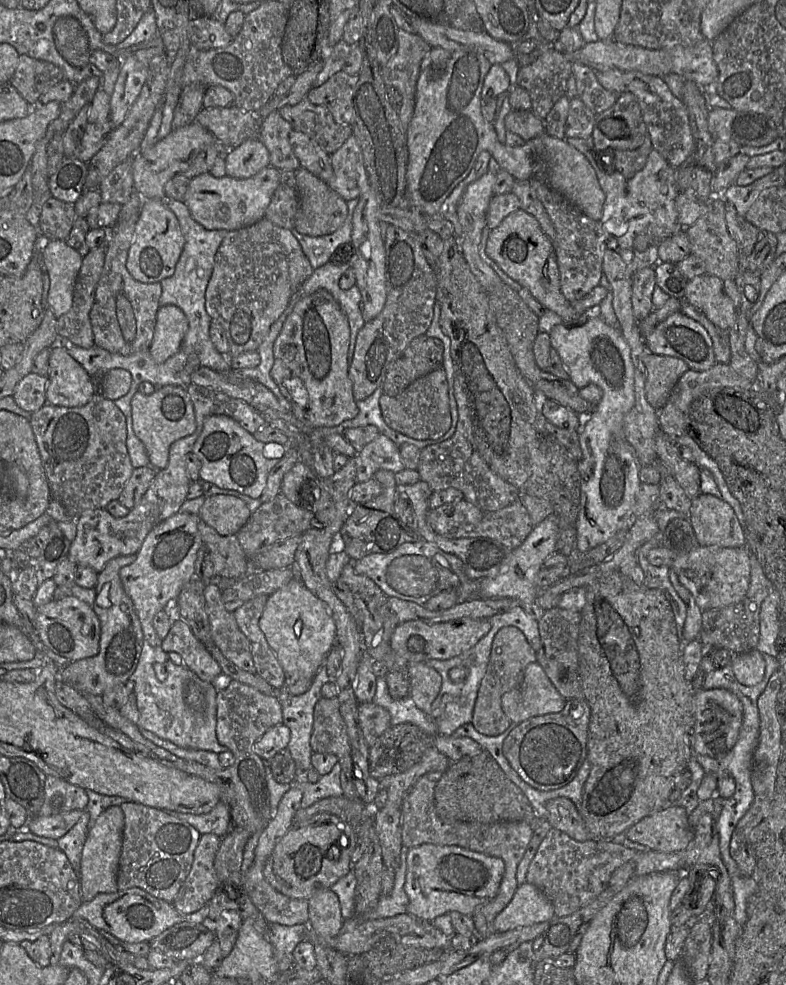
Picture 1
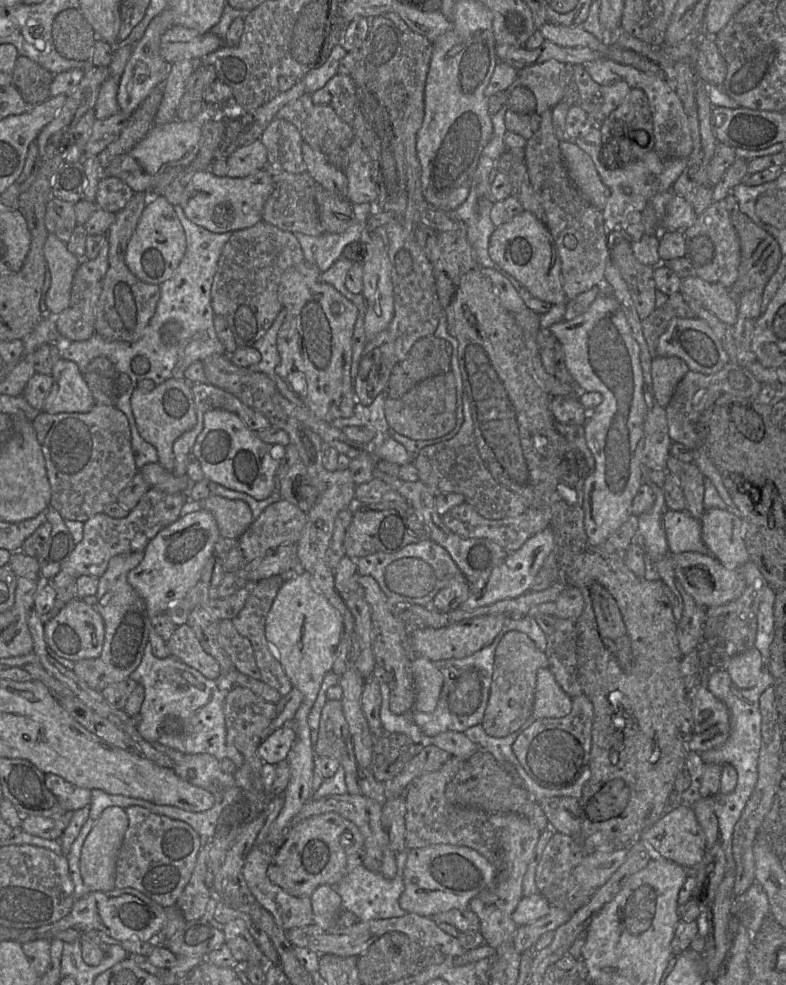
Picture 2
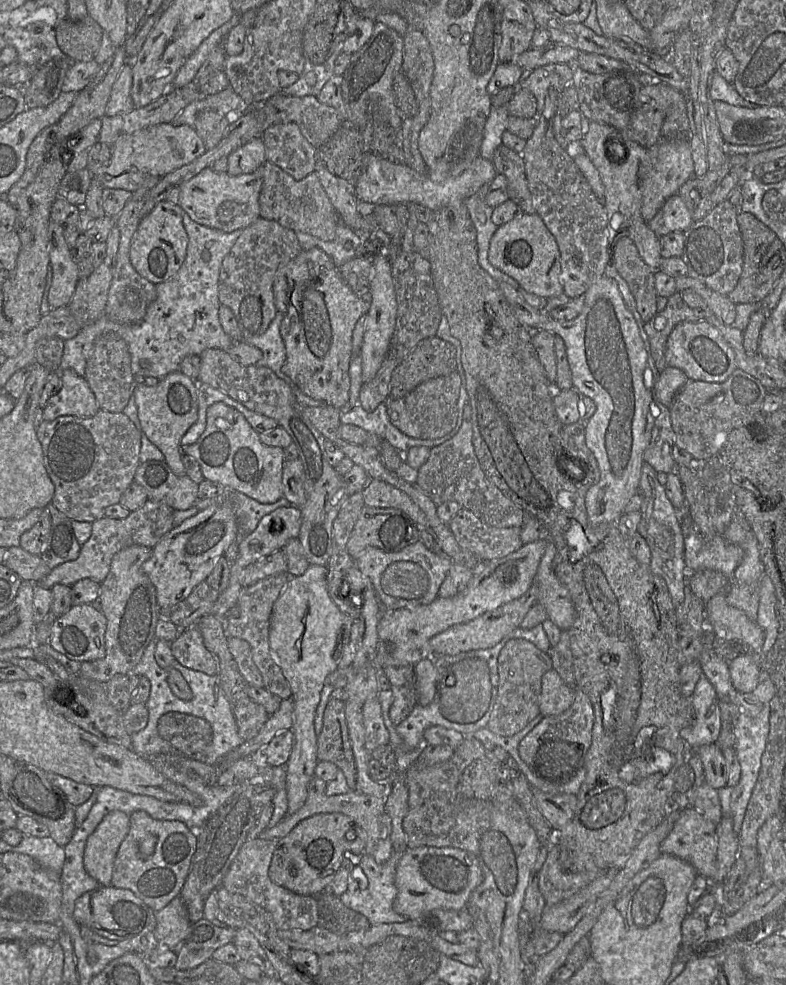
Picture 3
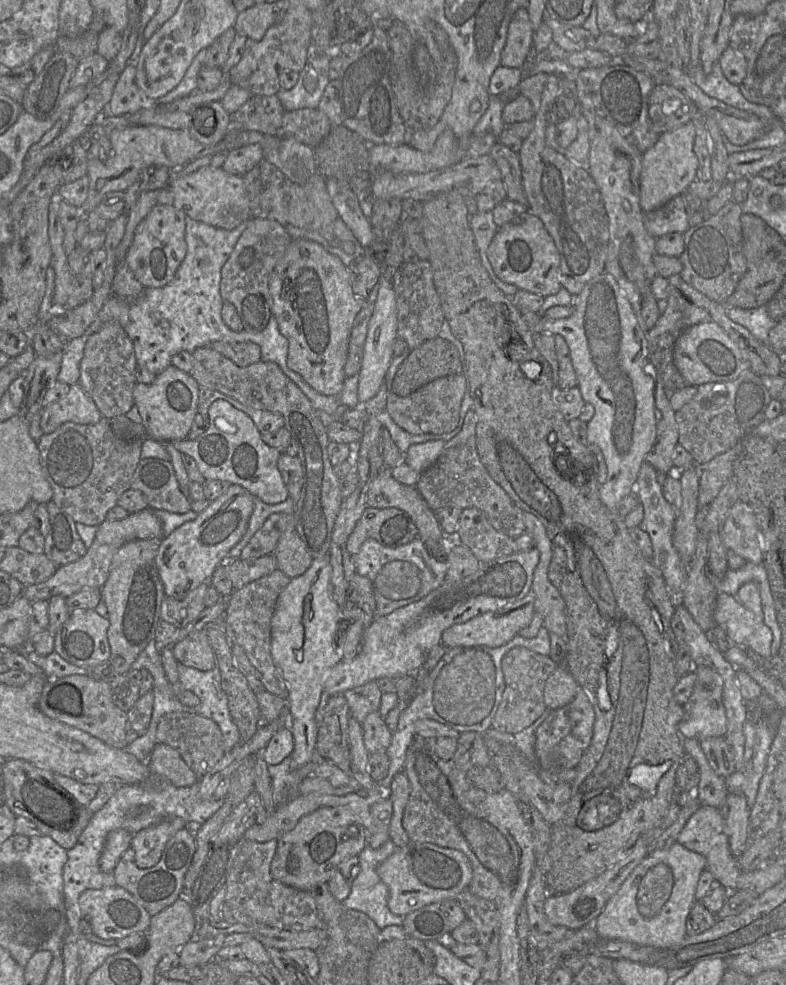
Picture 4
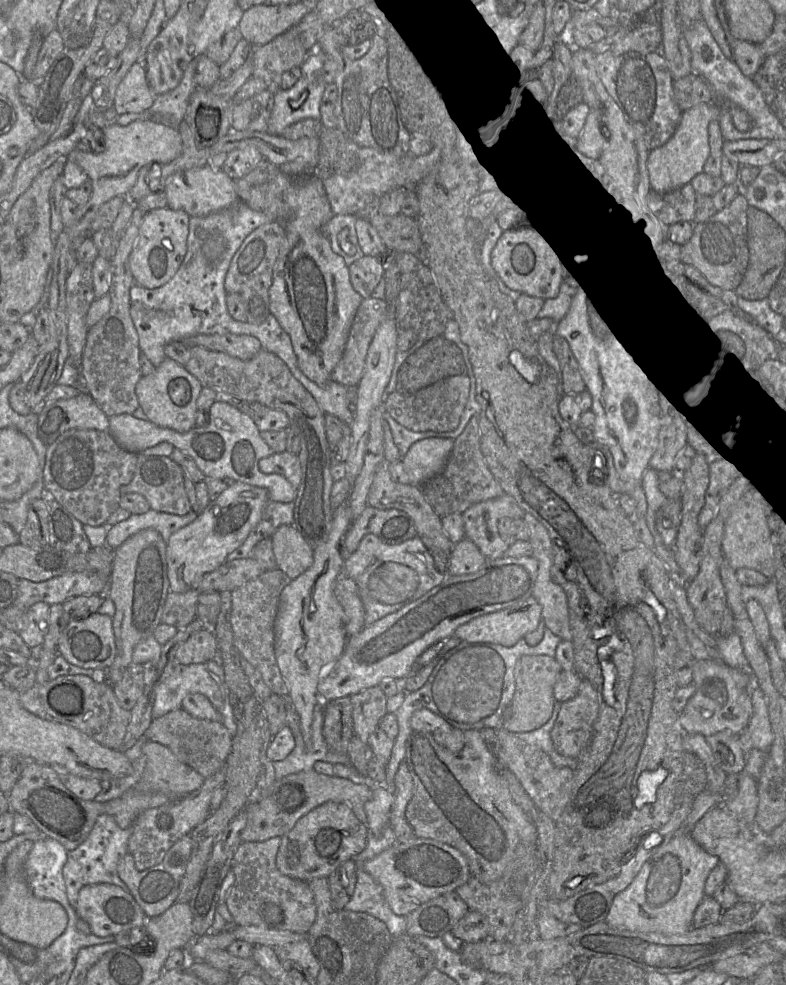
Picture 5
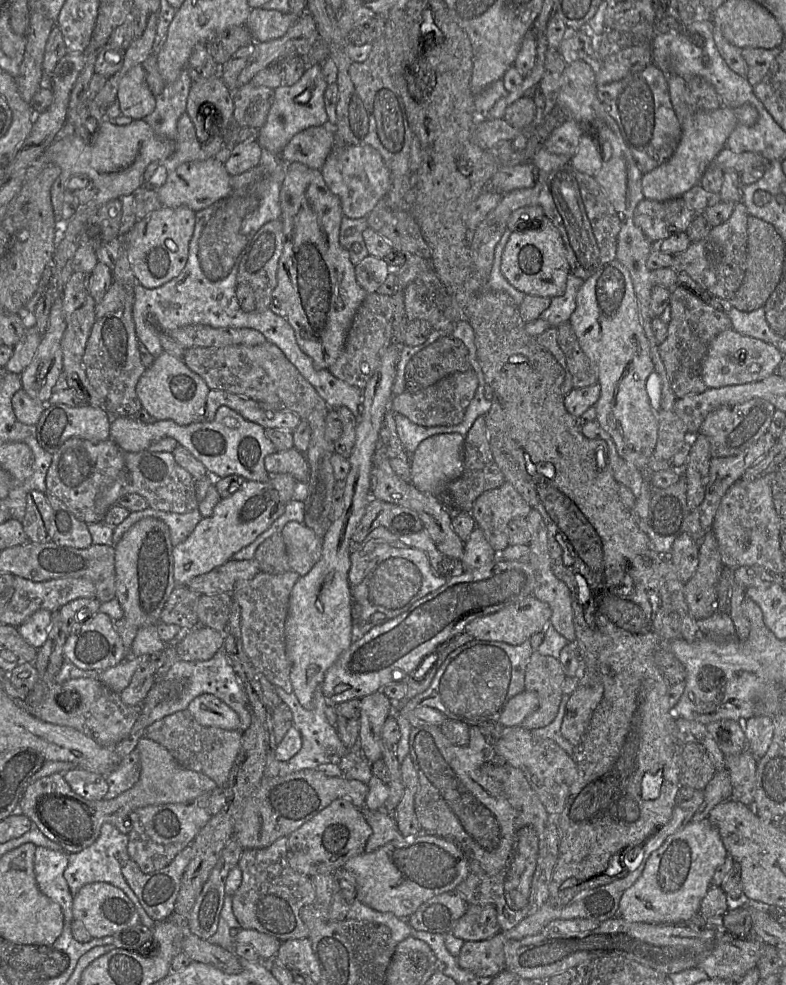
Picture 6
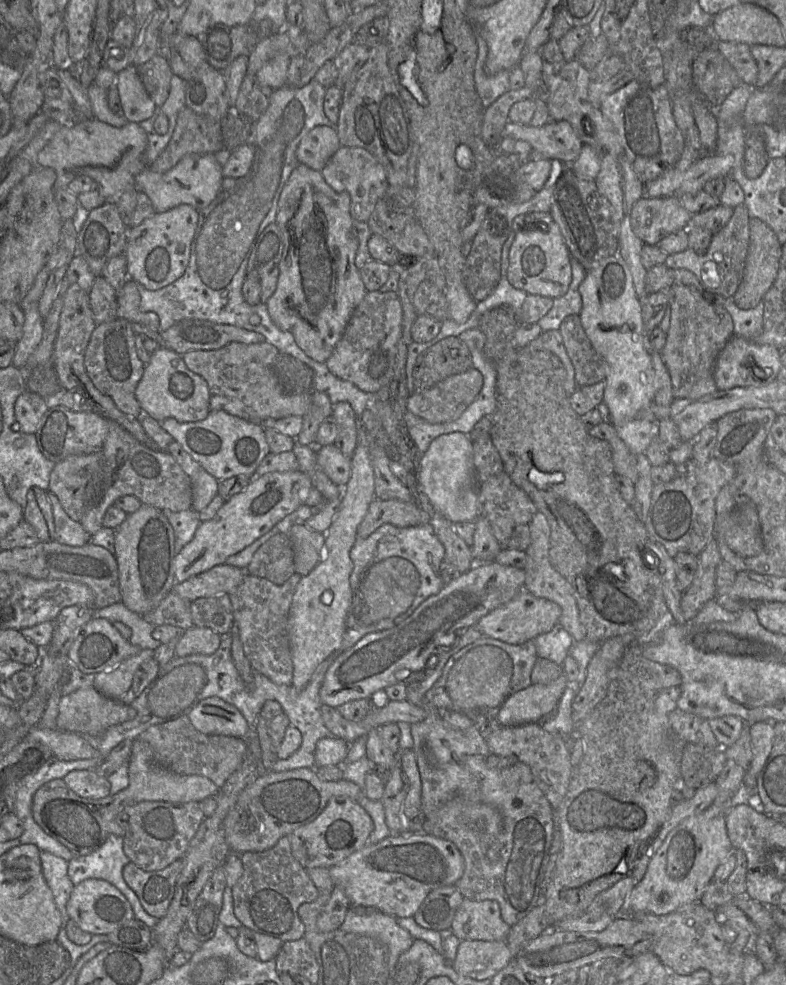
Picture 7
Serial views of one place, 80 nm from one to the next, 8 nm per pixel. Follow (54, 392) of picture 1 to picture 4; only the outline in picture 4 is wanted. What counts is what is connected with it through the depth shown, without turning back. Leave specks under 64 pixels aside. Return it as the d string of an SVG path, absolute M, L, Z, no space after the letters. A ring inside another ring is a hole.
M76 383L70 385L66 396L42 410L40 427L44 434L49 434L65 422L93 425L101 418L102 415L92 398Z

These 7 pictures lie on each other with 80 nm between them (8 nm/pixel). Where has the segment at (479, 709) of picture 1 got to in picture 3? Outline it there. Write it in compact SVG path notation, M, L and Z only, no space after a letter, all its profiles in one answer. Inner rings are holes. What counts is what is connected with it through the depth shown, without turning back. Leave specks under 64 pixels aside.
M513 638L501 649L497 669L497 698L486 727L499 736L513 736L540 714L541 679L545 672L552 669L552 661L549 653L540 651L530 641Z

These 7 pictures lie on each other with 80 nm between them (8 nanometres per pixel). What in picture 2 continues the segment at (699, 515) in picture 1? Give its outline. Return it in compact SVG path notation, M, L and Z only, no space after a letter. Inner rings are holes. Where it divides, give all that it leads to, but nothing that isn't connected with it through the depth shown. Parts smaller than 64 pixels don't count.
M711 508L700 518L701 537L708 550L729 569L741 568L750 561L745 544L744 522L729 509Z

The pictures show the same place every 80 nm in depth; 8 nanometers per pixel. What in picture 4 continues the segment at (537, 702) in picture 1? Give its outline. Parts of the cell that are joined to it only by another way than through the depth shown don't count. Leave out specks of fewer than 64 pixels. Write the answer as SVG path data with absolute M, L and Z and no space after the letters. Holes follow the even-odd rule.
M558 665L545 683L543 696L547 709L556 710L569 704L579 688L581 687L566 666Z

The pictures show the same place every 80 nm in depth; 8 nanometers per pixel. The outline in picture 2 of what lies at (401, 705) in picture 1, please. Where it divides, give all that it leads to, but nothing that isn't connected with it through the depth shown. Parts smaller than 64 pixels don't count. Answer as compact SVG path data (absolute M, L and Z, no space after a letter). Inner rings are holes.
M388 683L380 684L380 694L382 697L380 720L384 733L404 733L408 735L415 744L419 744L423 747L427 744L431 744L431 737L424 735L420 728L414 723L412 716L413 711L396 715L390 710L390 689Z

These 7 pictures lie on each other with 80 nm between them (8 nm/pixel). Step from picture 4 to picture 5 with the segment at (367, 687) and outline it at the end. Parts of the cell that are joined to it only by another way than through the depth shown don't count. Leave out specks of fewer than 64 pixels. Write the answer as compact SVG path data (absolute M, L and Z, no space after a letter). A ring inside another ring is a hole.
M378 686L367 688L350 697L354 734L364 743L380 726L387 714L387 696Z

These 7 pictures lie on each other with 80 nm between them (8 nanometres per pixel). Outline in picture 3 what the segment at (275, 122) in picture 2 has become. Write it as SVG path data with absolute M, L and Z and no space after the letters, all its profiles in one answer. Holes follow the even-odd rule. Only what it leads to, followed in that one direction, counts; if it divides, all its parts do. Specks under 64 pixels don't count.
M295 123L276 124L267 128L262 137L267 161L279 166L296 180L301 180L313 172L317 163L317 149L302 135Z

